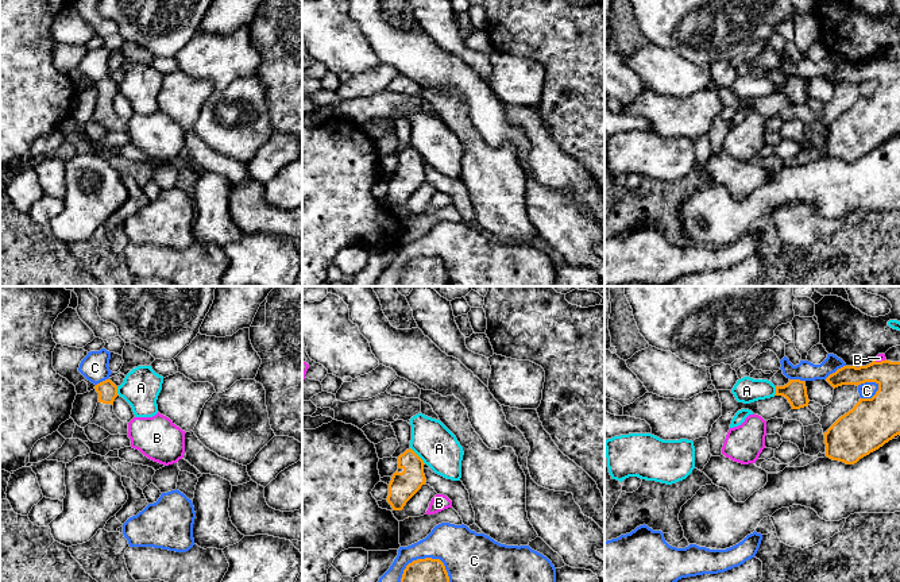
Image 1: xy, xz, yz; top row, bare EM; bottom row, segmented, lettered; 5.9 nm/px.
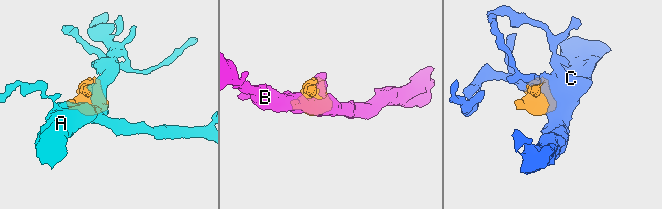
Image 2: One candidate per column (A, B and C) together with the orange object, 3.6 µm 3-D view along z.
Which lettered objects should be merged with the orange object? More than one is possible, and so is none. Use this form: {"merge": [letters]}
{"merge": []}

